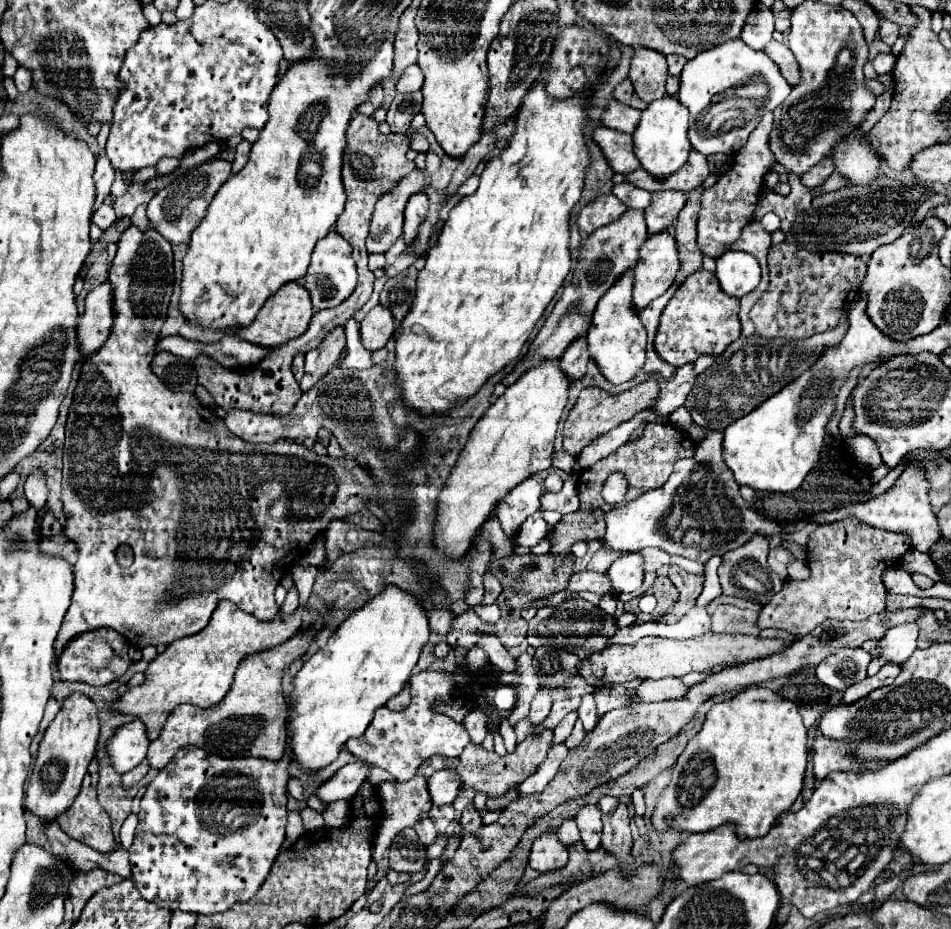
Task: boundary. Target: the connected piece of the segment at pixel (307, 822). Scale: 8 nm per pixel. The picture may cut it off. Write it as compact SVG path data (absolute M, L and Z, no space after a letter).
M305 806L305 808L301 810L301 816L303 816L303 826L305 826L305 830L319 830L319 828L323 828L323 816L321 816L321 812Z

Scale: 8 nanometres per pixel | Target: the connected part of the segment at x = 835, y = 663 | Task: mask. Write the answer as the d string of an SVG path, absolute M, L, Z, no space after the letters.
M843 648L843 652L827 656L817 668L815 674L821 684L833 690L845 690L851 684L865 678L865 670L871 656L863 648Z

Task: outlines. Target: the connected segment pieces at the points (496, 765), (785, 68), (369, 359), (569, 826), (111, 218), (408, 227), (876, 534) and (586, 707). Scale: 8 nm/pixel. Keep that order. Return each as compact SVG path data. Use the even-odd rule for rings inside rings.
M543 728L541 732L529 734L523 742L517 744L515 752L507 754L505 758L499 758L499 754L487 752L481 744L471 742L463 750L463 754L457 758L447 760L447 756L431 756L431 760L425 760L417 768L417 774L429 778L431 774L435 774L439 770L453 770L459 776L463 790L475 790L477 794L483 792L489 798L497 798L497 796L503 796L507 790L517 788L525 778L529 778L537 770L537 766L547 758L547 750L551 748L551 744L553 744L553 730L549 730L549 728Z
M771 40L763 50L771 56L771 60L775 60L775 62L779 64L783 76L785 76L793 86L801 82L801 70L799 70L799 64L797 64L793 52L791 52L785 44L781 44L781 42L777 42L777 40Z
M347 336L347 352L341 360L341 364L345 368L357 368L357 370L365 370L373 366L373 352L367 352L361 342L359 336Z
M567 818L567 820L557 828L557 836L559 836L559 840L561 840L565 846L577 842L577 840L579 840L579 830L577 830L575 820L573 820L573 818Z
M101 204L99 210L95 210L95 214L93 214L93 224L97 224L101 230L107 230L115 220L117 220L117 216L115 216L115 210L111 204Z
M419 192L415 196L411 196L407 208L405 208L405 232L403 232L403 240L407 246L413 244L419 226L425 222L429 212L429 198L425 192Z
M837 520L829 524L821 524L807 542L807 563L811 568L811 578L797 582L787 580L783 584L783 590L771 598L771 602L761 610L757 618L757 628L781 628L795 638L803 638L809 632L813 632L819 624L825 620L853 620L861 622L867 620L871 614L877 614L885 610L885 586L881 582L881 574L885 568L895 566L895 560L903 552L911 548L911 542L903 534L893 534L887 530L873 528L869 524L863 524L859 520Z
M587 692L587 694L583 694L581 696L581 706L579 706L579 720L583 722L583 728L587 730L587 732L591 732L593 728L595 728L595 724L597 724L597 712L595 712L595 698L593 698L593 694L591 692Z

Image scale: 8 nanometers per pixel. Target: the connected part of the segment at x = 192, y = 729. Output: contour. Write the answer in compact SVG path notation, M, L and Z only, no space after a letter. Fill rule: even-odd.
M323 620L309 628L301 628L293 638L277 644L269 650L261 650L247 656L235 674L235 682L227 696L213 708L199 708L191 704L179 704L167 718L161 736L149 744L147 760L151 768L165 768L175 752L187 744L205 748L211 754L223 758L255 756L267 760L279 760L287 746L287 704L281 692L281 678L287 664L301 658L315 642L315 636L325 628Z

